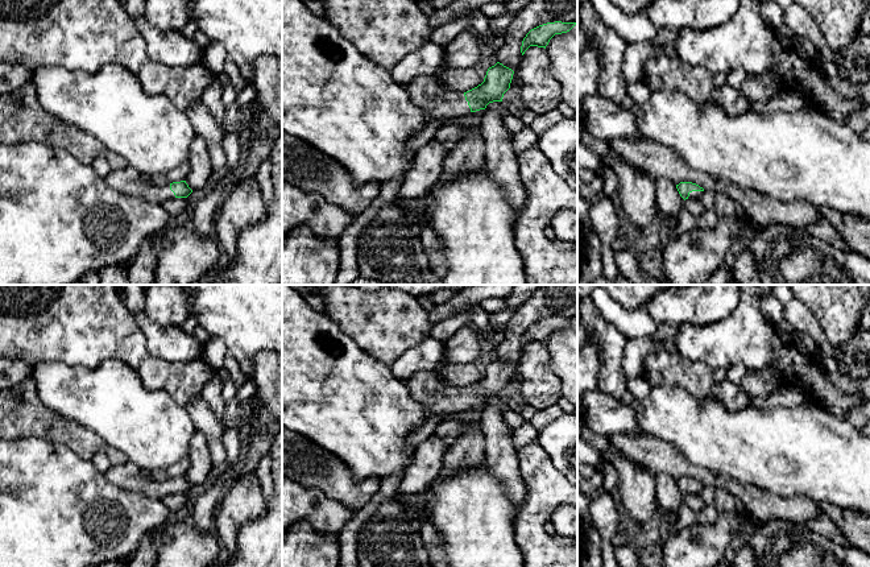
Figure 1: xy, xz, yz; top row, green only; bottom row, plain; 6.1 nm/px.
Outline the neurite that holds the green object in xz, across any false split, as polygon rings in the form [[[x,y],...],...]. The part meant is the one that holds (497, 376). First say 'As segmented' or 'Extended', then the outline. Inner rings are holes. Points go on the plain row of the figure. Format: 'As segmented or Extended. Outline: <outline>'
Extended. Outline: [[[497,357],[489,363],[484,377],[467,388],[447,388],[438,371],[420,371],[407,381],[411,398],[426,406],[426,419],[439,414],[465,411],[485,405],[489,398],[502,397],[510,384],[514,367]]]

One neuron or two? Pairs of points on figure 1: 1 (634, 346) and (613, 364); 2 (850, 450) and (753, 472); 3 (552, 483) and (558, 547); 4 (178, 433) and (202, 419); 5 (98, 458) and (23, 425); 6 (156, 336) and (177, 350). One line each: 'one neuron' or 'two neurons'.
1: two neurons
2: one neuron
3: one neuron
4: two neurons
5: two neurons
6: one neuron

